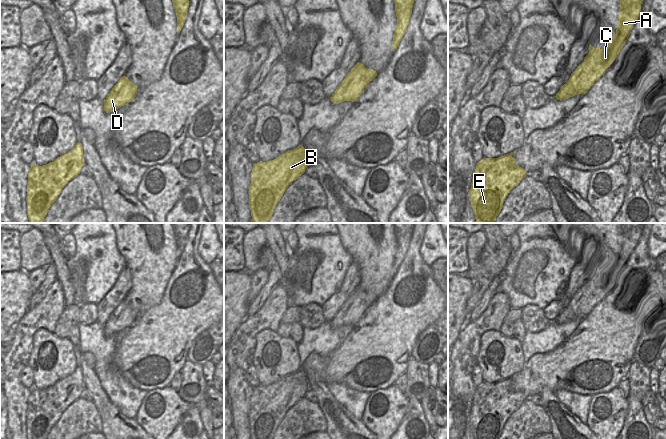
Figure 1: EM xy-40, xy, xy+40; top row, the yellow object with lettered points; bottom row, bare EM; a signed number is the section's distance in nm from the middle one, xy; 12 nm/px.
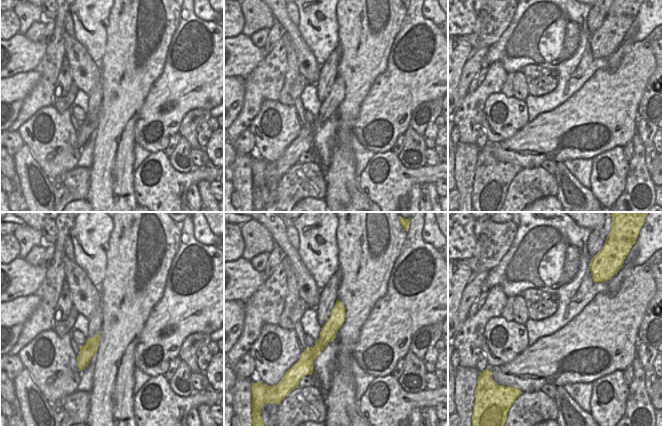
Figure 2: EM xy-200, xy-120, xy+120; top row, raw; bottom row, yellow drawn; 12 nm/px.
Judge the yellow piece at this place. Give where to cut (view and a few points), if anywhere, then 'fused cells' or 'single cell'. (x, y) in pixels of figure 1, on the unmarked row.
no cut; single cell

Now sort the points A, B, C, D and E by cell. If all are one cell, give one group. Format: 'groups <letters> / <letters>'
groups A B C D E

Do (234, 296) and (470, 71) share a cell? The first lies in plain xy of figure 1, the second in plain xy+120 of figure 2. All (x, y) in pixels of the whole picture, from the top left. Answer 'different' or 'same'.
different

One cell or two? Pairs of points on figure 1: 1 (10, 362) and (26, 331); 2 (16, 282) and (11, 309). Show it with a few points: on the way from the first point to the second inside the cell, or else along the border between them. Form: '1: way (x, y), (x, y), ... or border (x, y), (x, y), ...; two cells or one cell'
1: way (18, 354), (23, 339); one cell
2: way (13, 289), (11, 292), (11, 302); one cell

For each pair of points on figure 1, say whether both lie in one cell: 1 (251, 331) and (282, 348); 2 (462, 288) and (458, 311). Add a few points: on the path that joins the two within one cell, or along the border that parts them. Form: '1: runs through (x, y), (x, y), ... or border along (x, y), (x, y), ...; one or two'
1: border along (275, 331), (262, 329), (257, 334), (252, 358); two
2: runs through (458, 294), (458, 305); one

